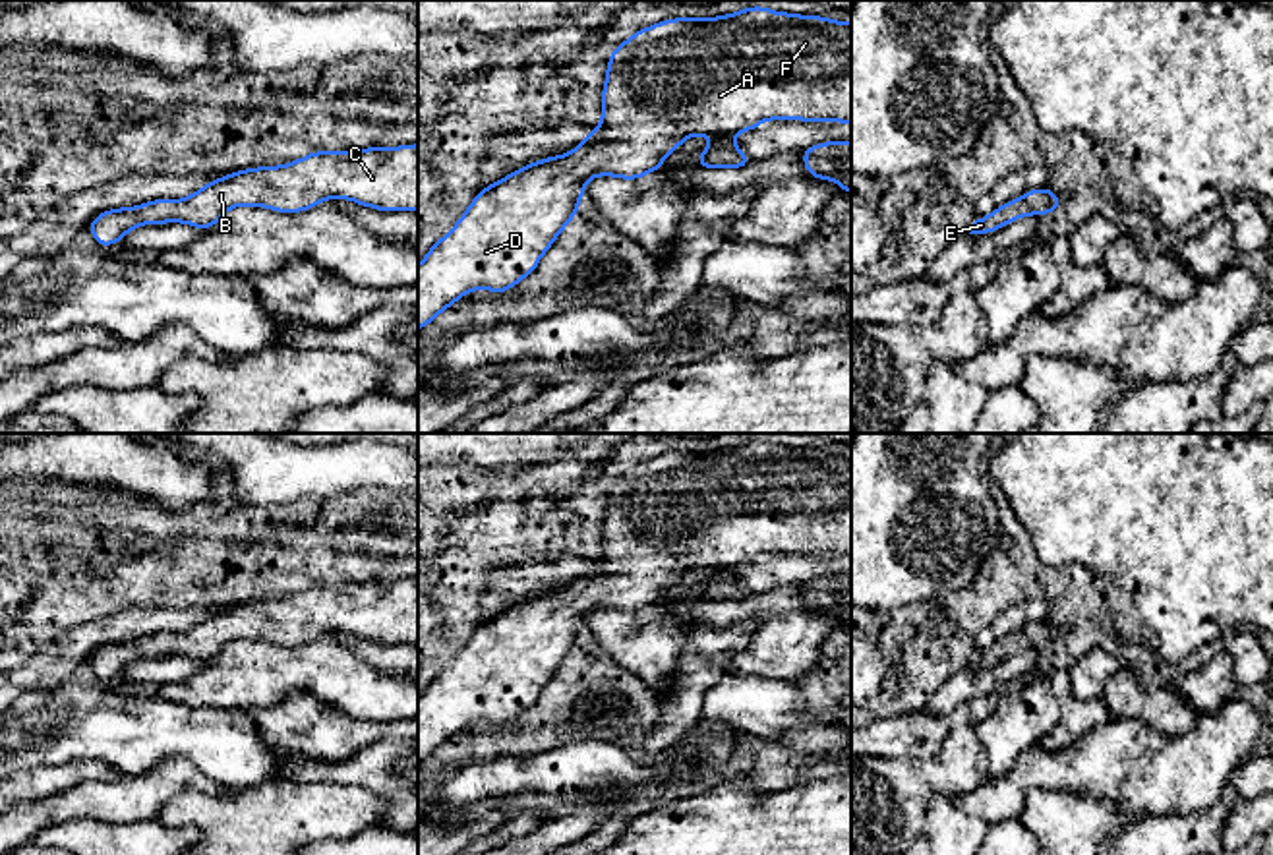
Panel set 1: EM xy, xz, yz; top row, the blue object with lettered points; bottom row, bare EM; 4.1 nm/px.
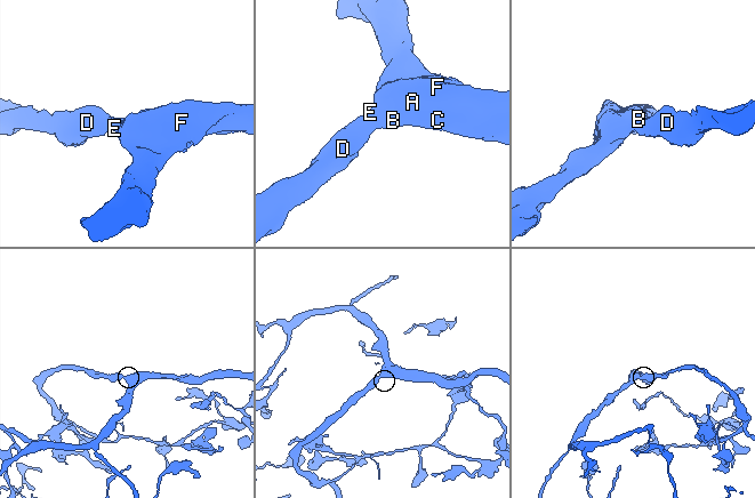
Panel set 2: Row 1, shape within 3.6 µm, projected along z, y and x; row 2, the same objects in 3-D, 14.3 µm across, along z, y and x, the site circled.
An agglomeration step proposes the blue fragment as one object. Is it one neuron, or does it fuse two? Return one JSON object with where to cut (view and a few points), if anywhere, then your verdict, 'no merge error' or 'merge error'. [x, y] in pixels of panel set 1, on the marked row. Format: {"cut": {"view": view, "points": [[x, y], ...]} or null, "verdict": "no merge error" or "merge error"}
{"cut": null, "verdict": "no merge error"}

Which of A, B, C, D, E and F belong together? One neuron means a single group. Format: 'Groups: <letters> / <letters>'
Groups: A B C D E F

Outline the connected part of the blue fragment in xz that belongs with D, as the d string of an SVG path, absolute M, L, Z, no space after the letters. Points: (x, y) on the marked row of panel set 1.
M751 6L727 15L716 17L673 17L658 21L633 33L625 43L619 43L607 60L606 83L602 89L602 120L596 130L588 132L588 137L571 149L567 155L551 155L544 161L534 161L505 178L486 186L466 207L462 217L455 226L439 238L426 253L418 265L418 331L429 325L441 311L449 310L464 294L478 288L503 294L518 284L524 277L532 275L544 257L544 253L553 246L557 236L565 226L577 217L580 199L584 197L584 186L588 180L598 176L613 176L621 180L638 180L654 170L664 168L664 159L679 149L687 137L710 135L714 143L698 153L698 168L747 168L753 161L731 141L737 133L756 130L768 120L801 120L801 122L842 122L851 126L851 21L844 23L830 17L820 17L813 14L795 15L789 12L774 12L764 6Z

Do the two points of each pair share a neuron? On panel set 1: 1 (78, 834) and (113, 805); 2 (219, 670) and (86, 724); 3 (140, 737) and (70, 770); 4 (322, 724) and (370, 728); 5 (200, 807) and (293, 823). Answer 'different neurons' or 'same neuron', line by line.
1: different neurons
2: different neurons
3: different neurons
4: same neuron
5: same neuron

